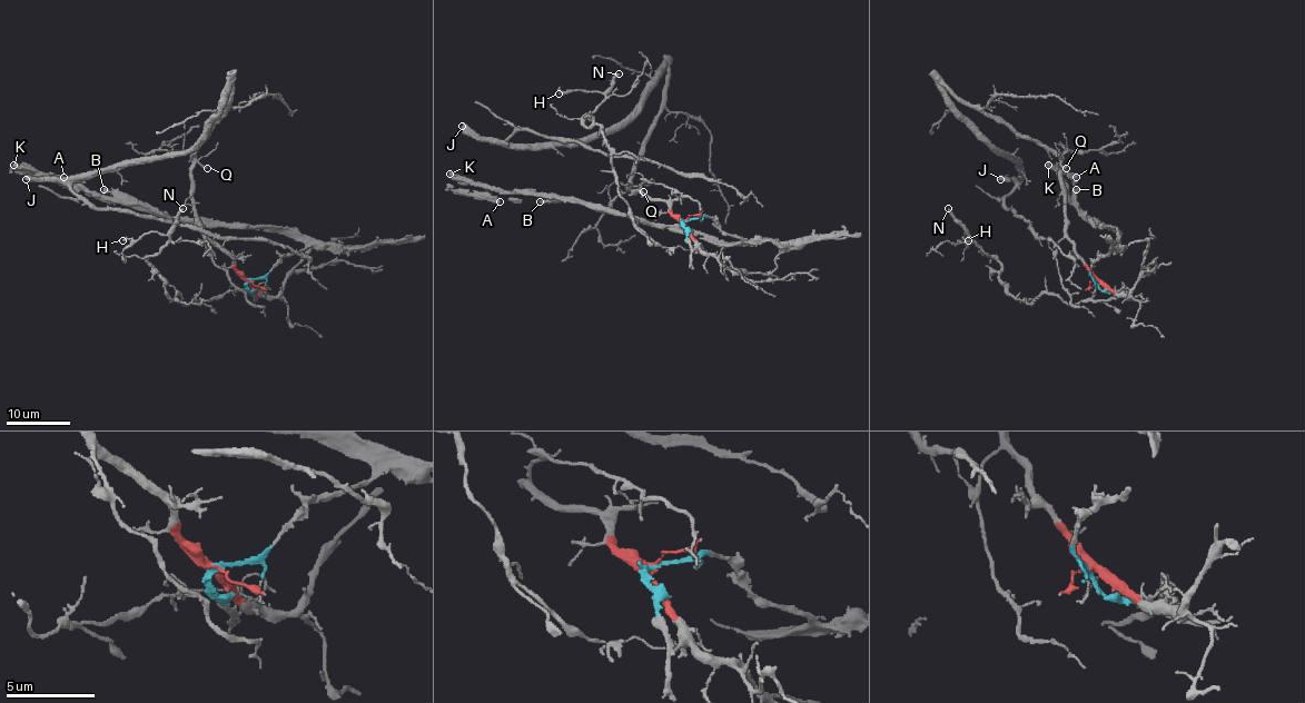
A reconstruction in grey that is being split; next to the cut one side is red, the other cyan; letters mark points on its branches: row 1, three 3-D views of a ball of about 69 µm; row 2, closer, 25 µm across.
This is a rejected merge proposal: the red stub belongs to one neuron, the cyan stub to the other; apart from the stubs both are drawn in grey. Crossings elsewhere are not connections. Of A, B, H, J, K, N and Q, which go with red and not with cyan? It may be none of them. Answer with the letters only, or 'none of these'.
H, J, N, Q

